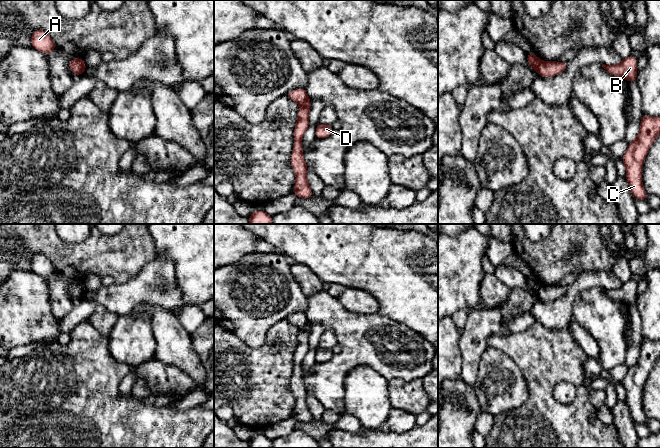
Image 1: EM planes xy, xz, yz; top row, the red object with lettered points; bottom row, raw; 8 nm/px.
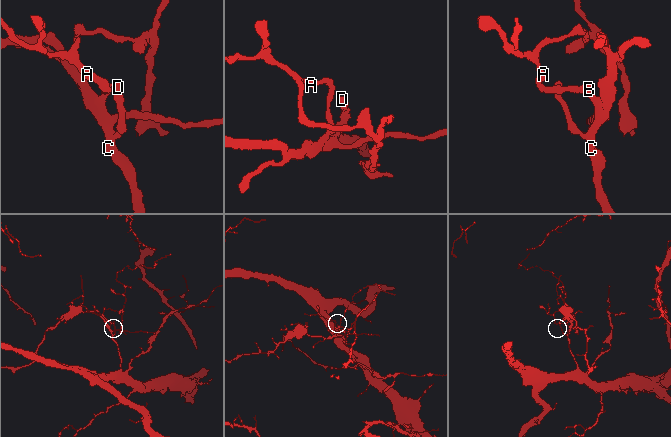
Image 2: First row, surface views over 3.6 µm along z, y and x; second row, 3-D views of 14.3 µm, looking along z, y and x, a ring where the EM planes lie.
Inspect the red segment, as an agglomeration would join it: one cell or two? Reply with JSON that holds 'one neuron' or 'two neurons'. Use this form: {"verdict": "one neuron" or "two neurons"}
{"verdict": "two neurons"}

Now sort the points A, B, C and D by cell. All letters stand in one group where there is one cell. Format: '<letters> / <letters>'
A / B C D

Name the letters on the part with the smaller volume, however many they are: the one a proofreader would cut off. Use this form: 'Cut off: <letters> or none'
Cut off: A

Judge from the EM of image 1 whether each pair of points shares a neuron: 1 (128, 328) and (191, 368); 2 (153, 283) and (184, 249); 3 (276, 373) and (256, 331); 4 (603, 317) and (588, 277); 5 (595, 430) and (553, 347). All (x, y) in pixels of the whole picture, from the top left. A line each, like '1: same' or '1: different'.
1: different
2: different
3: different
4: different
5: same

